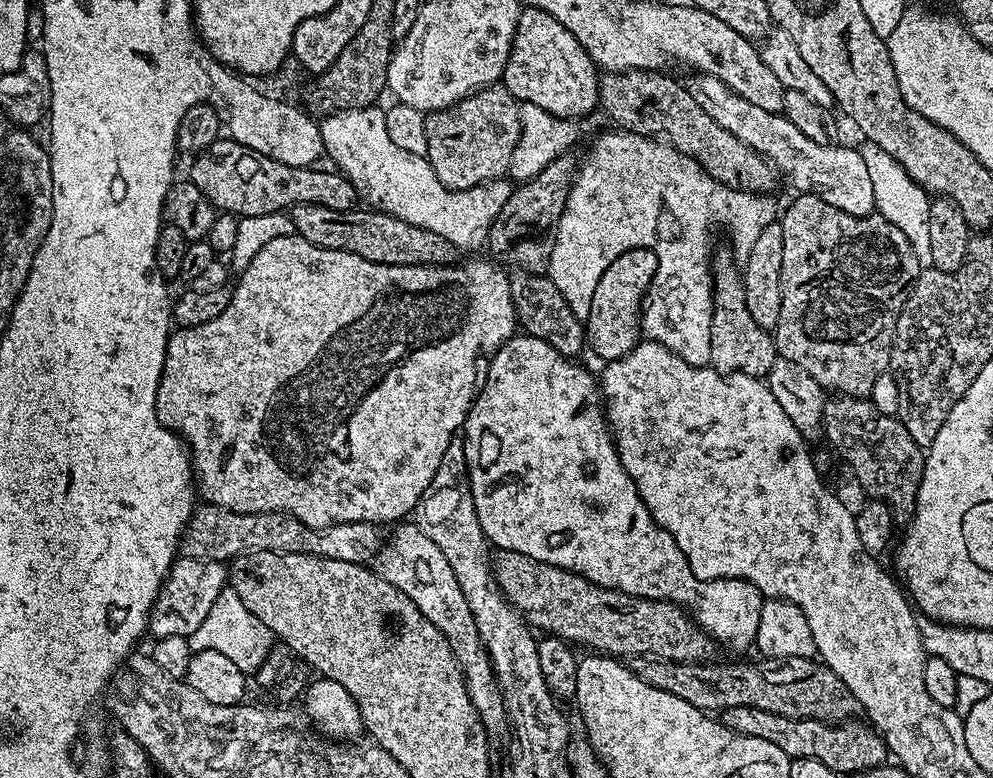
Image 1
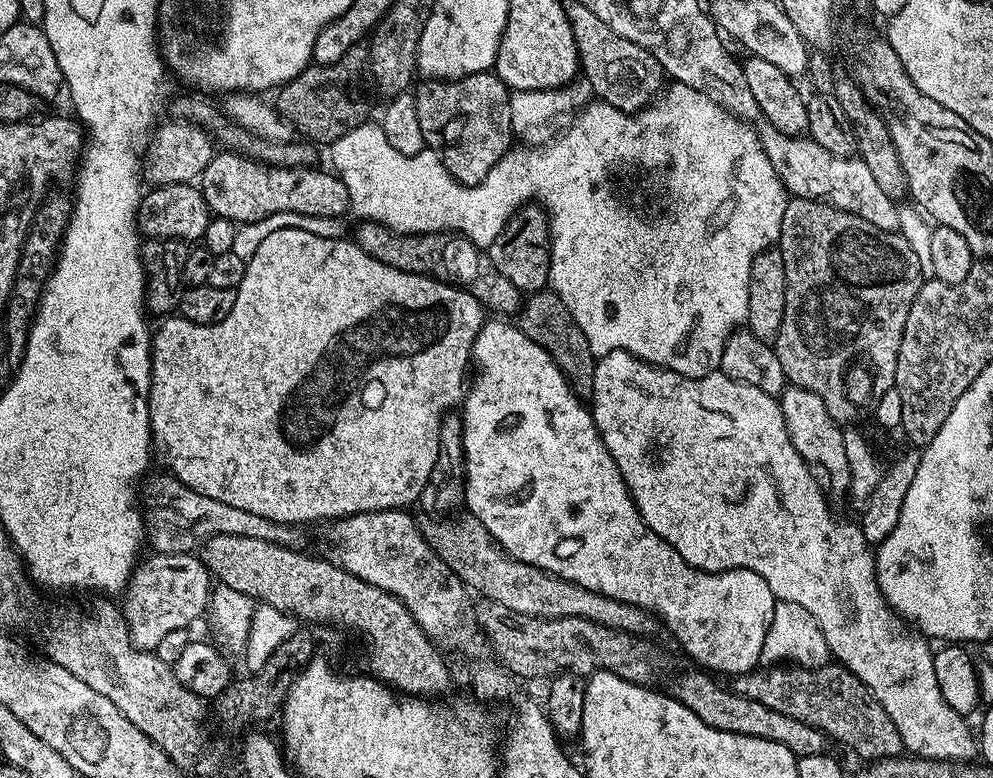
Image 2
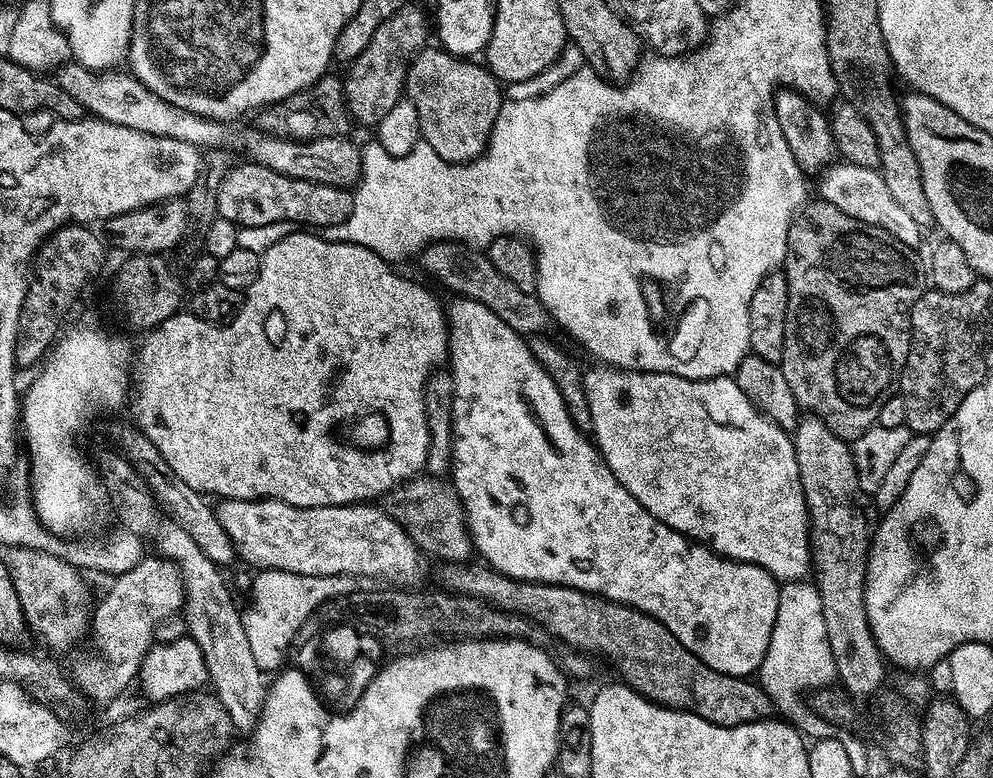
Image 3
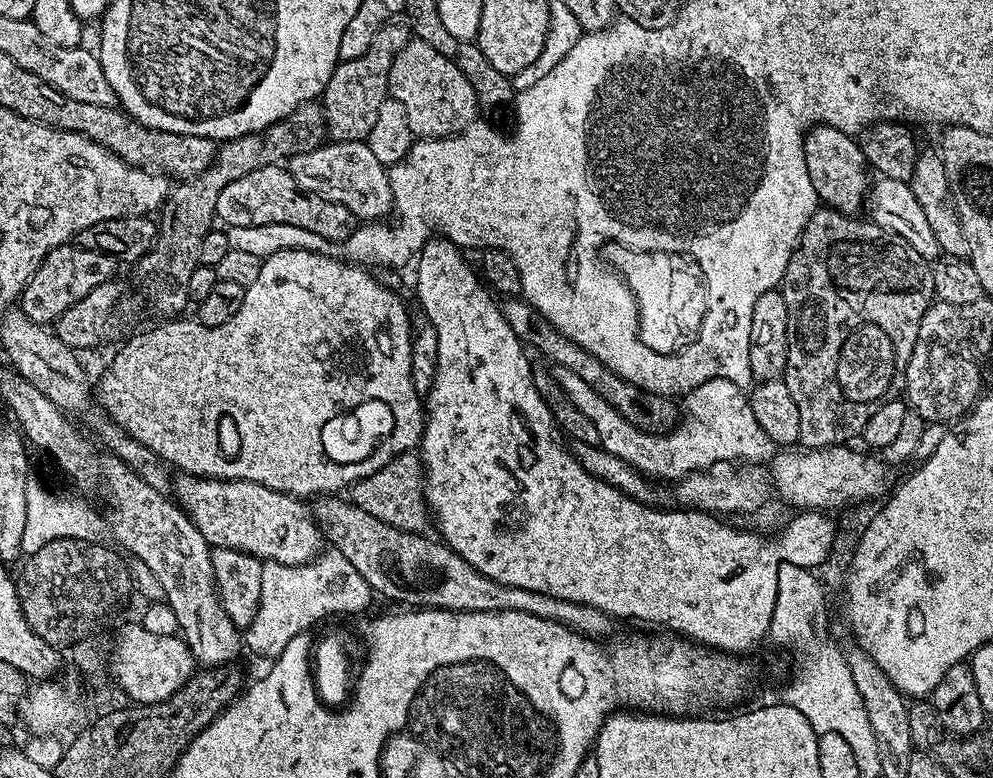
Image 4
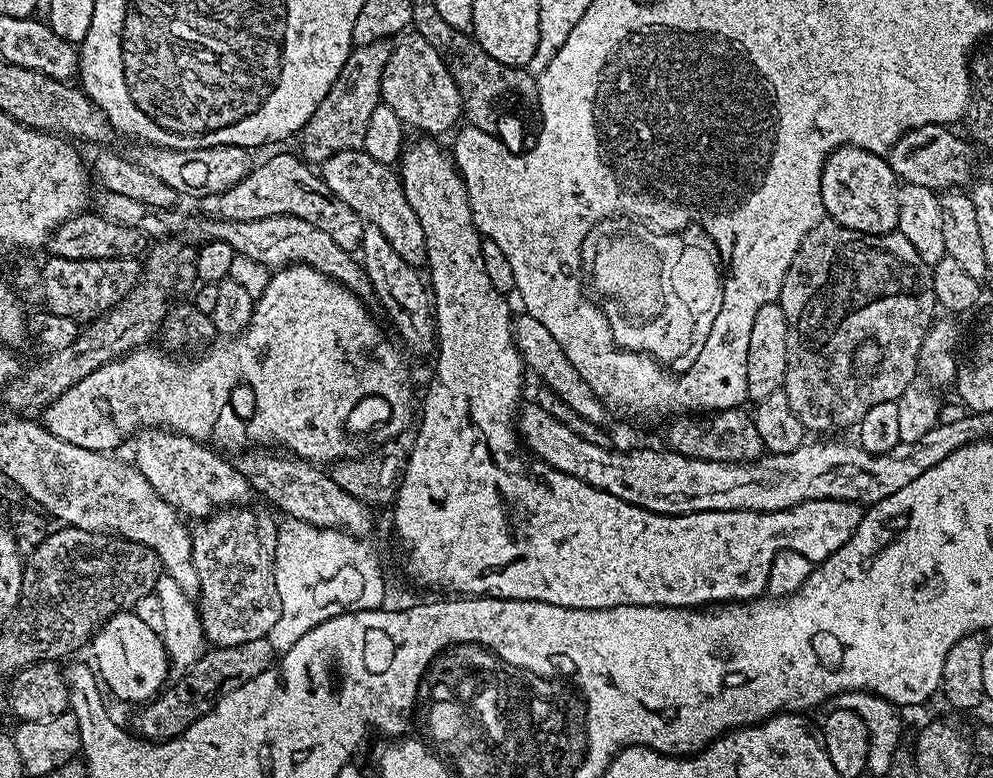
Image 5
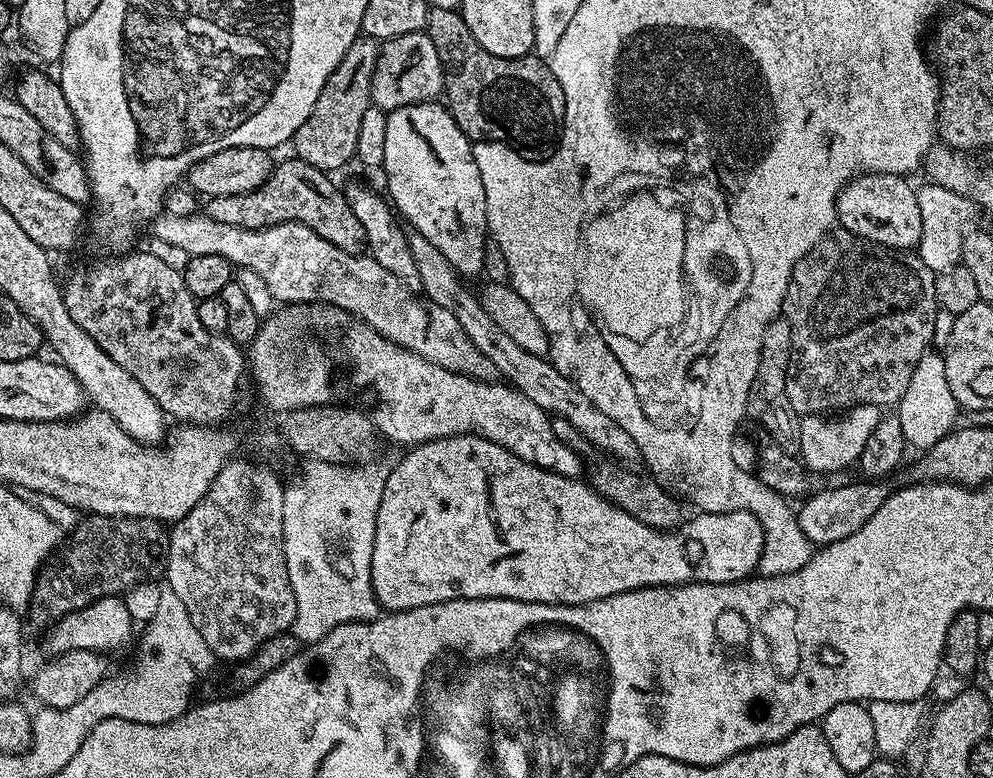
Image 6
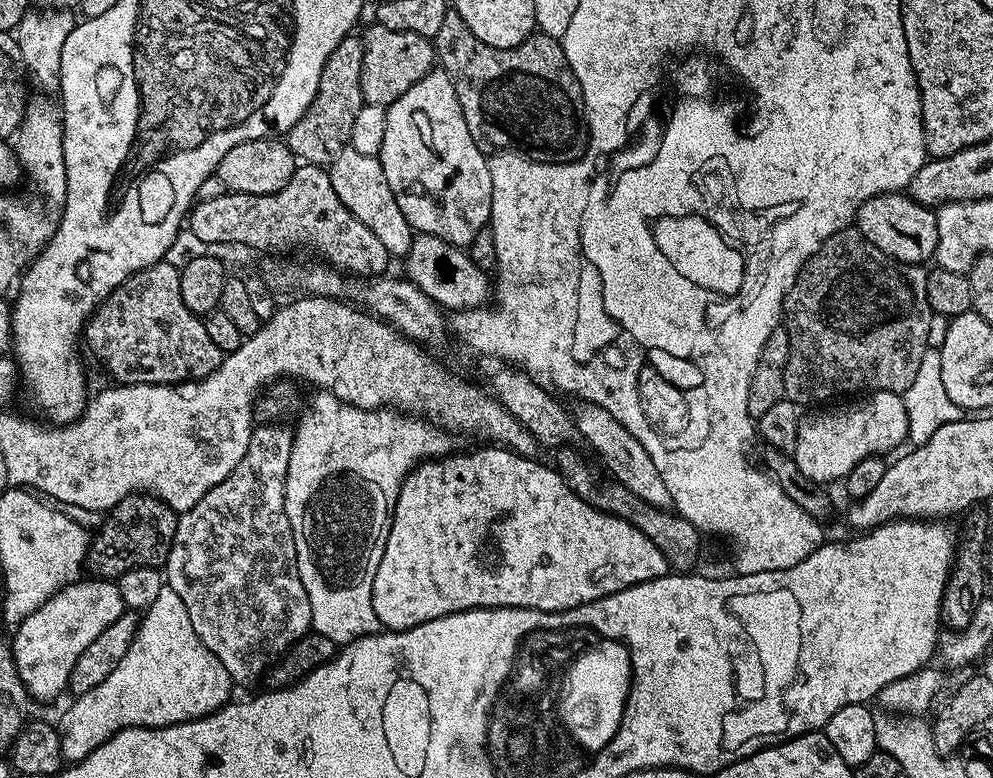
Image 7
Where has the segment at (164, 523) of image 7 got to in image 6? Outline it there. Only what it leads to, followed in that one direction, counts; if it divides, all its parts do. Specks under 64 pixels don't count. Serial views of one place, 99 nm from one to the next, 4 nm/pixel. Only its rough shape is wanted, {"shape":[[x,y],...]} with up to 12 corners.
{"shape":[[89,515],[36,575],[41,630],[167,571],[157,520]]}

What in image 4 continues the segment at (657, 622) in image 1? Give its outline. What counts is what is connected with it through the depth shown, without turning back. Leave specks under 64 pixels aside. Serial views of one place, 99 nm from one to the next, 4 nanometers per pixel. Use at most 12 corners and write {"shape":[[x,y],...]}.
{"shape":[[398,454],[346,496],[386,526],[429,531],[424,462]]}

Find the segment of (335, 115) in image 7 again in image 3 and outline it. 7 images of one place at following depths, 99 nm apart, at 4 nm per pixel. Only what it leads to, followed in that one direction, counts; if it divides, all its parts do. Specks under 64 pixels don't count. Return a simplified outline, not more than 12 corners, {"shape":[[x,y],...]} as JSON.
{"shape":[[406,2],[347,65],[353,121],[375,126],[405,95],[430,16]]}

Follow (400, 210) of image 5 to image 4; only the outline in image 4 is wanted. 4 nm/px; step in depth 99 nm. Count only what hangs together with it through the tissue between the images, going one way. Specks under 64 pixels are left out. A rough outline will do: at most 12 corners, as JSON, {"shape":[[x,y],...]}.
{"shape":[[363,140],[286,161],[304,190],[360,222],[391,213],[388,168]]}

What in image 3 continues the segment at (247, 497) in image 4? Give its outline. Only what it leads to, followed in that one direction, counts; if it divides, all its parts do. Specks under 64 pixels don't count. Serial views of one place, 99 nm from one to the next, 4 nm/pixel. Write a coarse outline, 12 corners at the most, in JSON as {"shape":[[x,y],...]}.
{"shape":[[220,500],[239,559],[419,589],[429,557],[372,502]]}

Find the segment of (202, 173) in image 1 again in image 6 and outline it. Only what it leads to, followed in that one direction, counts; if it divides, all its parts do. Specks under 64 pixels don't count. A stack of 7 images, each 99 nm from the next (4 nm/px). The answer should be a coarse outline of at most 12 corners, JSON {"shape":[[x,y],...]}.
{"shape":[[305,160],[275,165],[258,190],[213,196],[214,222],[299,222],[347,252],[362,222],[333,177]]}

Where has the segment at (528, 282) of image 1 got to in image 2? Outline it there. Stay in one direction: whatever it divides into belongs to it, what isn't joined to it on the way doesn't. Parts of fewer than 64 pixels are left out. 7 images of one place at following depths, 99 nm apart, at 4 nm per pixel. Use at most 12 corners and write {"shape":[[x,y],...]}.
{"shape":[[533,292],[518,326],[591,397],[597,356],[562,298]]}

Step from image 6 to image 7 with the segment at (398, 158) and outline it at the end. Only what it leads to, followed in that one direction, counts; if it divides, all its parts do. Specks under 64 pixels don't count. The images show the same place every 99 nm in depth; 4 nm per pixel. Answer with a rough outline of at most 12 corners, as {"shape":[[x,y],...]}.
{"shape":[[442,70],[386,114],[406,222],[467,249],[492,218],[485,149]]}

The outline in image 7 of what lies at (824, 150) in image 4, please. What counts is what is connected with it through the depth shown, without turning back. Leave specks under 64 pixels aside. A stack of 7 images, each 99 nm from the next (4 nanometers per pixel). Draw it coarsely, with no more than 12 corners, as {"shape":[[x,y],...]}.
{"shape":[[903,191],[859,205],[854,227],[897,264],[936,255],[935,211]]}

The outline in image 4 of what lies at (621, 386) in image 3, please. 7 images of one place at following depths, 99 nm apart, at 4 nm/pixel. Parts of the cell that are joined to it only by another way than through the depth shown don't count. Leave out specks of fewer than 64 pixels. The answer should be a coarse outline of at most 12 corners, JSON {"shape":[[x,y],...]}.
{"shape":[[574,370],[566,398],[599,447],[675,482],[723,460],[774,455],[745,389],[708,378],[661,434],[630,426]]}

